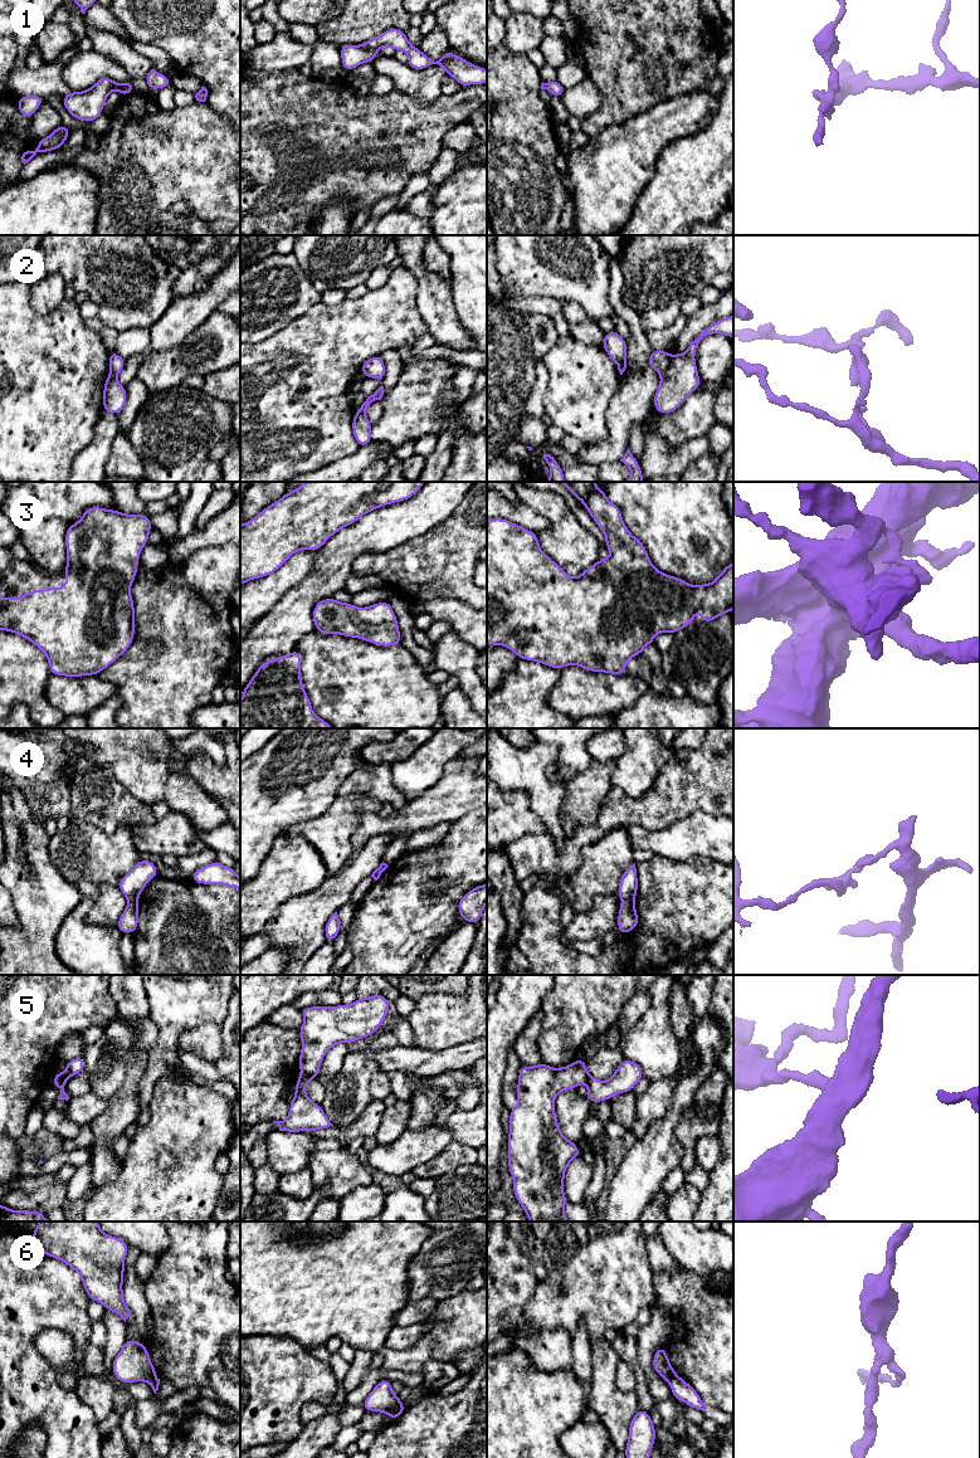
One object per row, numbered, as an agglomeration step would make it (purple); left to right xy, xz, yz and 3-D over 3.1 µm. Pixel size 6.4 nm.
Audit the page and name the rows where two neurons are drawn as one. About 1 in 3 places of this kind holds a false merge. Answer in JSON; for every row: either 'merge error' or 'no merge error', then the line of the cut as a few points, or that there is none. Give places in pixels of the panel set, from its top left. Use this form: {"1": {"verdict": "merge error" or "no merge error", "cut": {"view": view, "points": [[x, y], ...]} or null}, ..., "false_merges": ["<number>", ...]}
{"1": {"verdict": "merge error", "cut": {"view": "xz", "points": [[360, 45], [367, 49], [378, 49]]}}, "2": {"verdict": "merge error", "cut": {"view": "yz", "points": [[672, 356], [668, 369], [662, 378]]}}, "3": {"verdict": "no merge error", "cut": null}, "4": {"verdict": "merge error", "cut": {"view": "yz", "points": [[633, 900], [623, 901]]}}, "5": {"verdict": "merge error", "cut": {"view": "xz", "points": [[301, 1072], [313, 1077]]}}, "6": {"verdict": "merge error", "cut": {"view": "xz", "points": [[400, 1403], [389, 1415]]}}, "false_merges": ["1", "2", "4", "5", "6"]}

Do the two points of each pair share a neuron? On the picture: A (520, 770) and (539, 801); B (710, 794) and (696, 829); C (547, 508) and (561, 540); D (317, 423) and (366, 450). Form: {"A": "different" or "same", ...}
{"A": "same", "B": "different", "C": "same", "D": "different"}

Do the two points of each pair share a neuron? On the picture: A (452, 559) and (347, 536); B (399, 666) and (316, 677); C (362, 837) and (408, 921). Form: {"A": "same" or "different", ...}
{"A": "different", "B": "same", "C": "different"}

